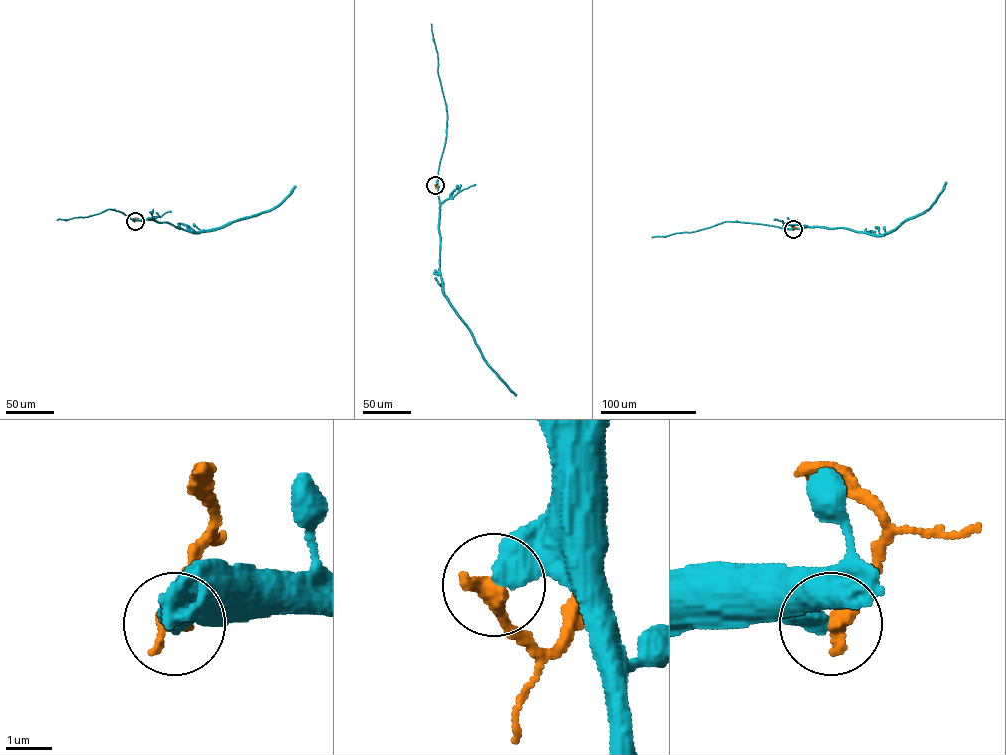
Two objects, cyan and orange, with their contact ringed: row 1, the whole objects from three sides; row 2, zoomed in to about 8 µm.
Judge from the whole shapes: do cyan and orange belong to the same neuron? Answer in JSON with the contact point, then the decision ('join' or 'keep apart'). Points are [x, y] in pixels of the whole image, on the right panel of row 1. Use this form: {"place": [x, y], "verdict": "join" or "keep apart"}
{"place": [793, 229], "verdict": "keep apart"}

